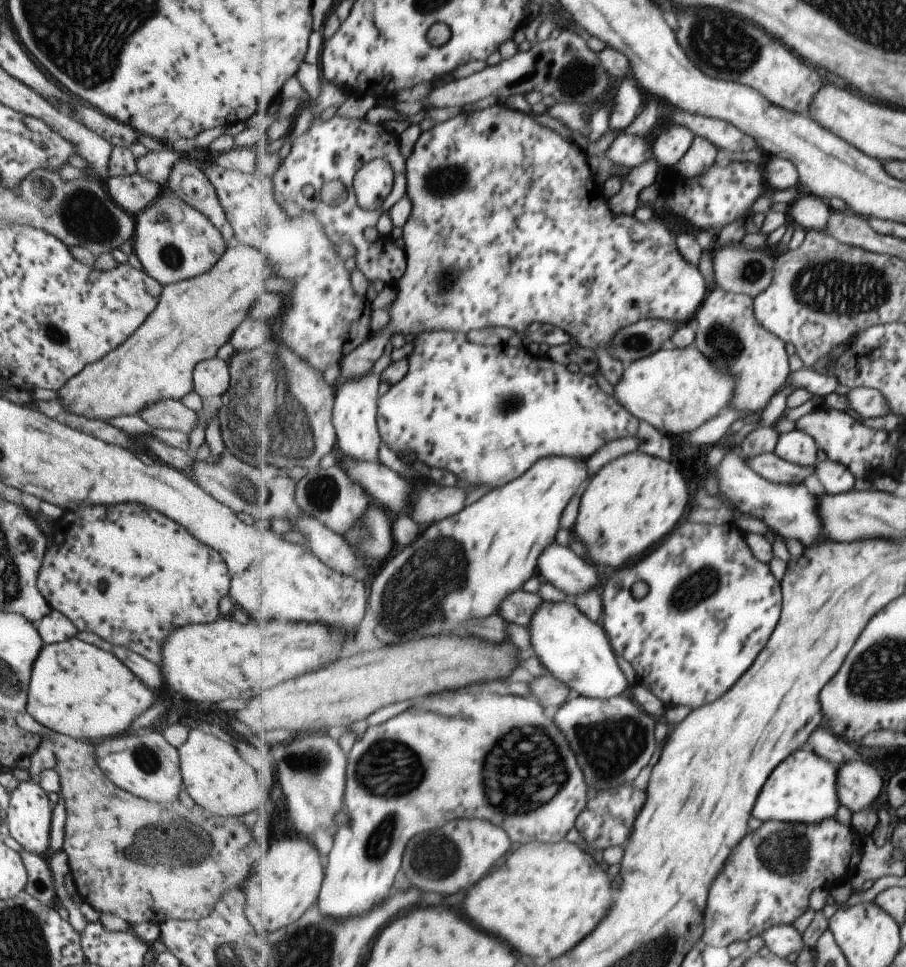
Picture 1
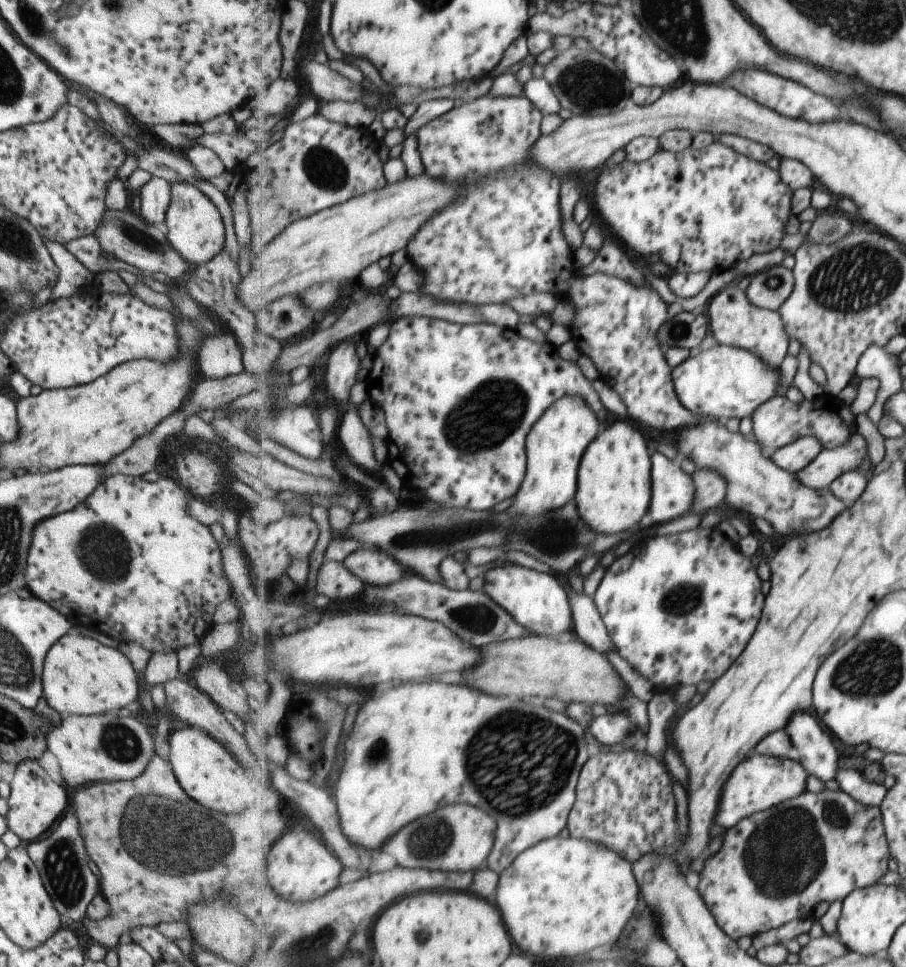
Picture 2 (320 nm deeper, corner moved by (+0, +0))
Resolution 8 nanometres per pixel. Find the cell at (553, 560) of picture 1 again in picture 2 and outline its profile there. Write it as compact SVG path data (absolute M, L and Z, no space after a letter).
M571 590L569 598L573 610L574 630L579 639L602 654L616 649L607 632L607 626L603 624L604 620L601 620L603 616L599 614L597 604L593 604L593 597L584 594L583 590L580 593Z

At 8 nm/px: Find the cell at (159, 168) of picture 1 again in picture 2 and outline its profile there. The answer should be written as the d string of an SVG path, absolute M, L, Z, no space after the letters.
M150 176L139 190L141 210L138 215L146 223L161 224L171 198L171 186L160 177Z

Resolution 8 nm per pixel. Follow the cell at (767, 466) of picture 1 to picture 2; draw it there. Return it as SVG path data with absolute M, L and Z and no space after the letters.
M853 434L847 444L833 450L823 450L809 466L797 473L806 486L814 490L830 489L831 484L845 472L858 470L867 459L867 440Z

